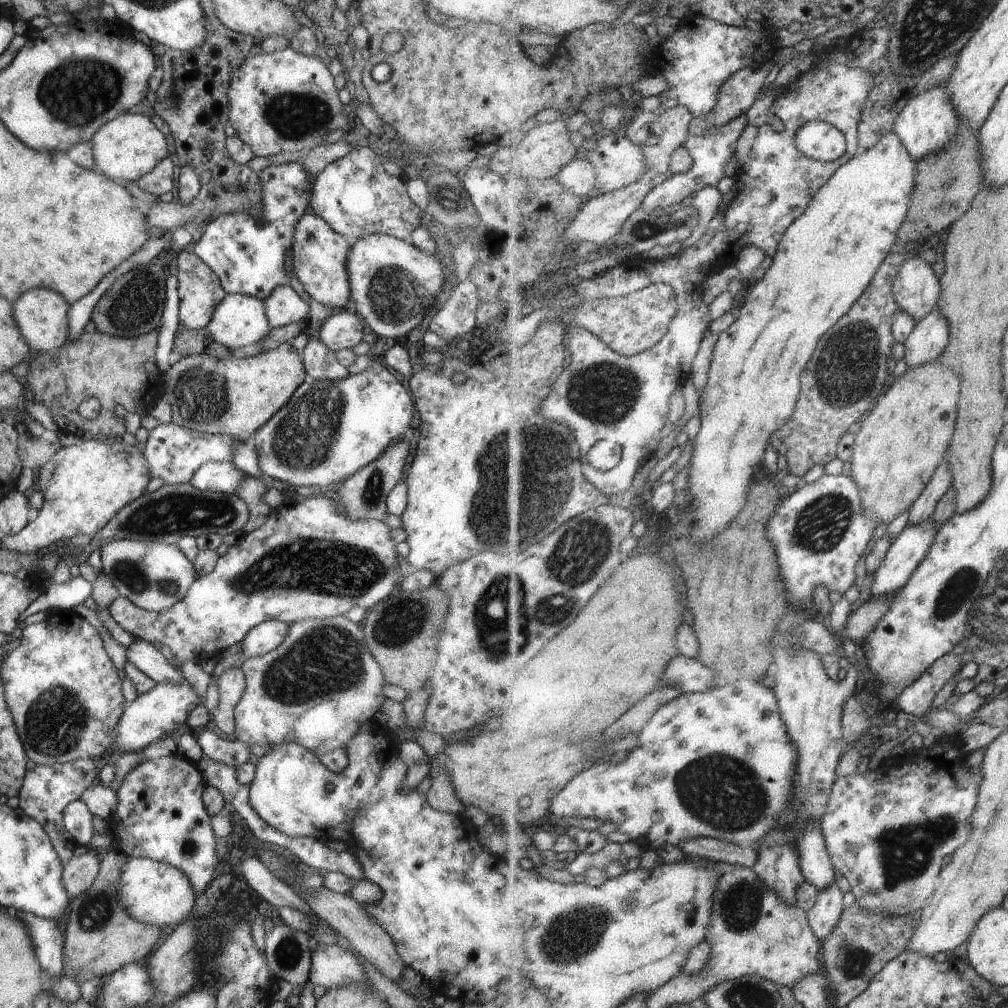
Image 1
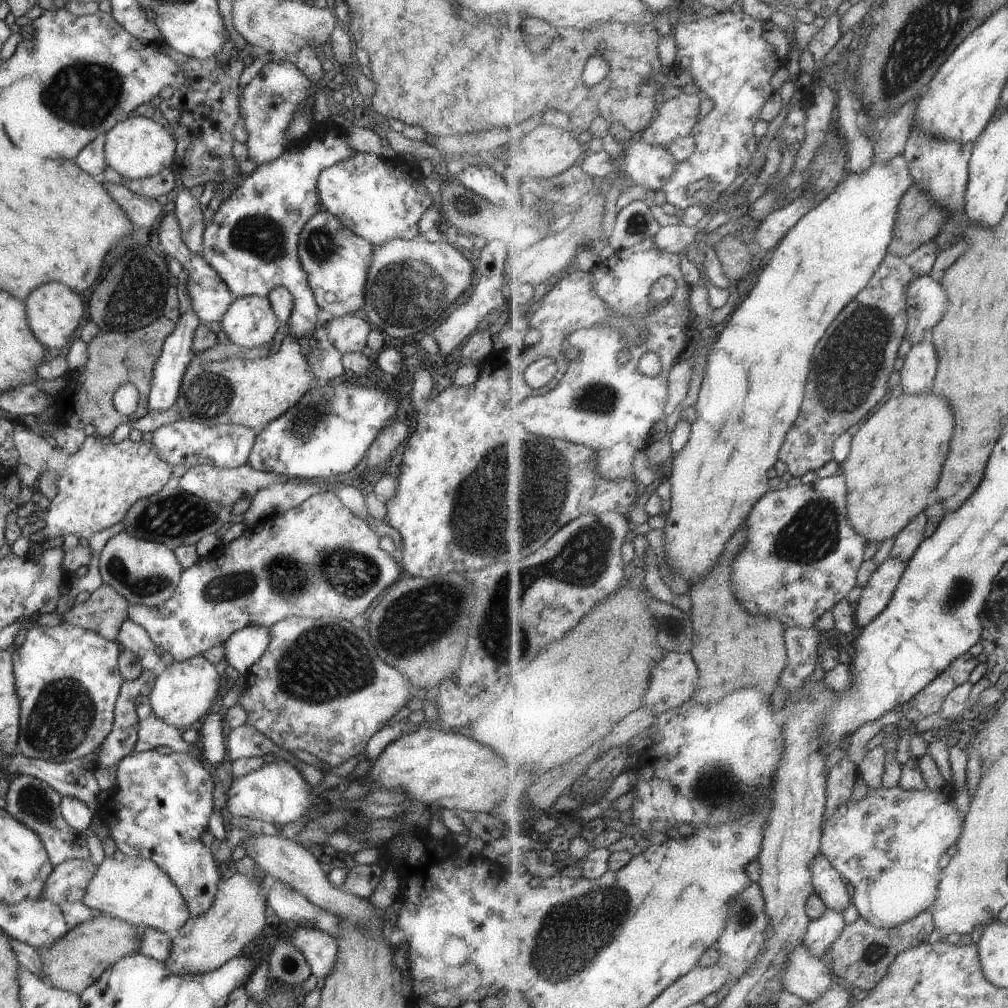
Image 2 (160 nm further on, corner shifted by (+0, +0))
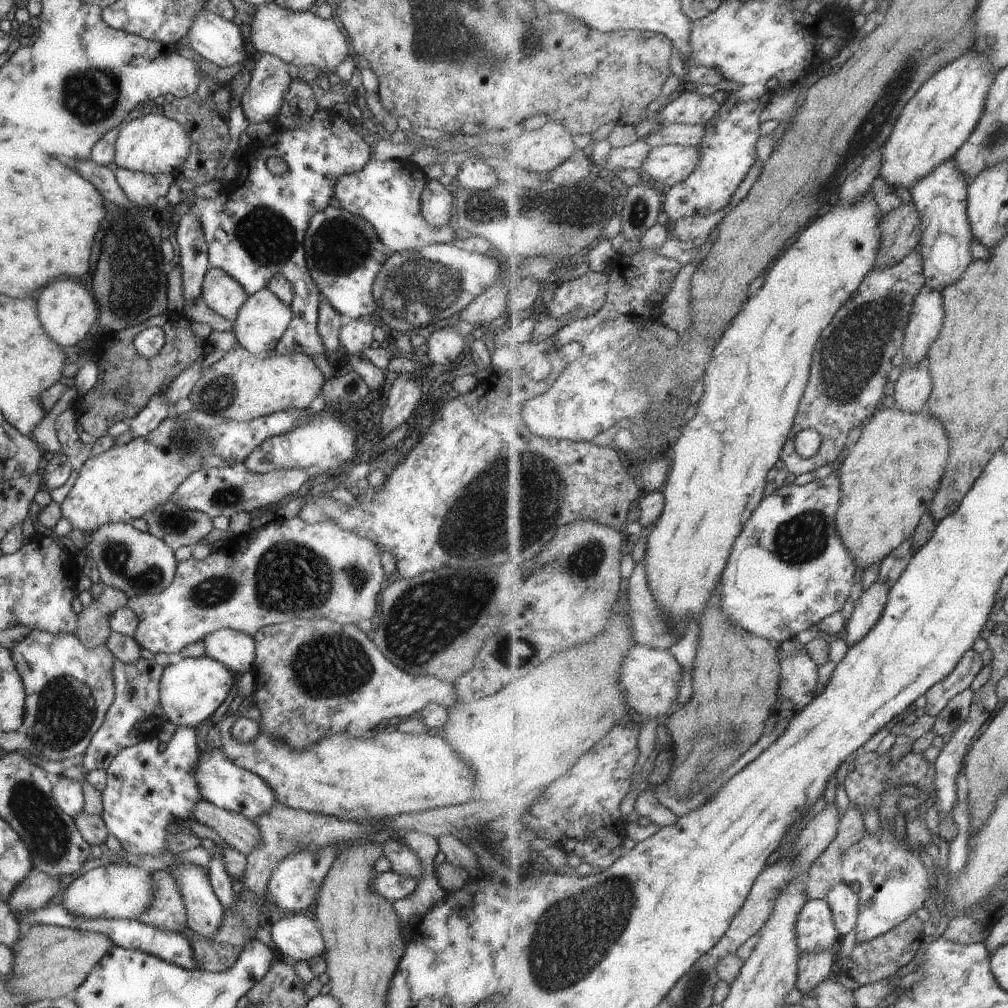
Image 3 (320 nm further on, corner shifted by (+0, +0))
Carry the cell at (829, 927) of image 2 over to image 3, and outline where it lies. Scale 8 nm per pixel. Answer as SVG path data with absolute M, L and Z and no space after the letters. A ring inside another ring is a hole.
M803 953L798 964L797 990L803 995L831 977L836 953Z

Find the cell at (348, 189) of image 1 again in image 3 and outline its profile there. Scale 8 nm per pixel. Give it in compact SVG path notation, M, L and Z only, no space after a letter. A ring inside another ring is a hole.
M369 158L363 168L360 168L357 172L343 172L335 178L335 182L333 182L333 203L338 208L343 208L345 212L363 218L375 230L375 236L379 238L379 242L391 253L402 250L417 250L417 248L431 243L446 243L455 240L455 232L452 232L447 225L443 225L441 228L433 228L421 216L420 194L423 186L427 184L427 179L422 168L415 166L408 159L375 161Z

